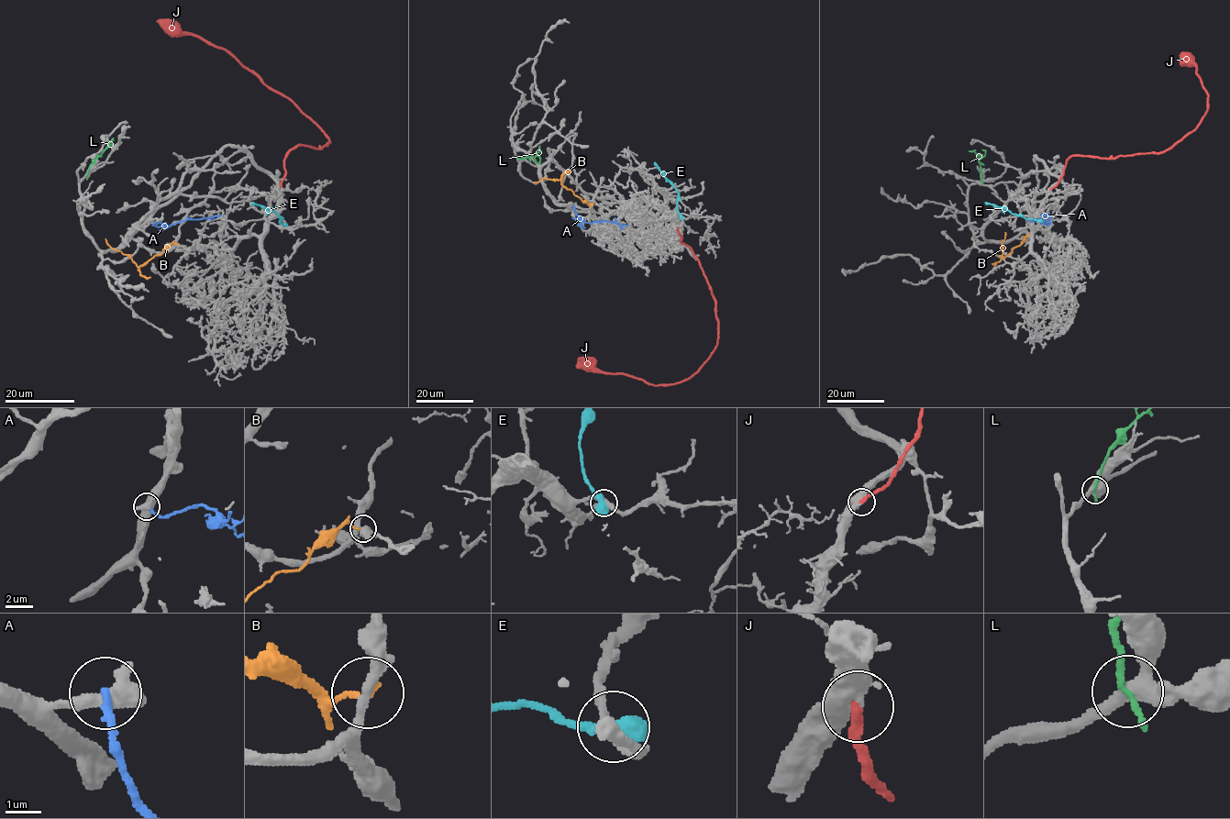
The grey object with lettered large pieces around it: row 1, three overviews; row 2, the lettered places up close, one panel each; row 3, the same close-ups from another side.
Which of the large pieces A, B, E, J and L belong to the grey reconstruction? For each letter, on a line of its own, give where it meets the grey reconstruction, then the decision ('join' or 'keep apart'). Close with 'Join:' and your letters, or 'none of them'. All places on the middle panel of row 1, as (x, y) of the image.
A: (573, 205) | keep apart
B: (592, 204) | keep apart
E: (681, 216) | keep apart
J: (678, 228) | join
L: (518, 159) | keep apart
Join: J

